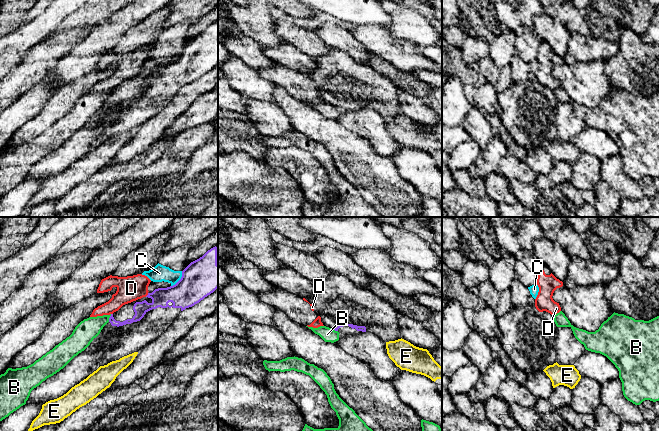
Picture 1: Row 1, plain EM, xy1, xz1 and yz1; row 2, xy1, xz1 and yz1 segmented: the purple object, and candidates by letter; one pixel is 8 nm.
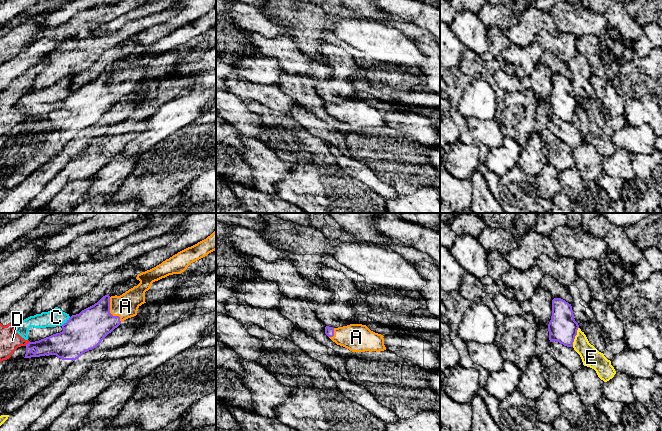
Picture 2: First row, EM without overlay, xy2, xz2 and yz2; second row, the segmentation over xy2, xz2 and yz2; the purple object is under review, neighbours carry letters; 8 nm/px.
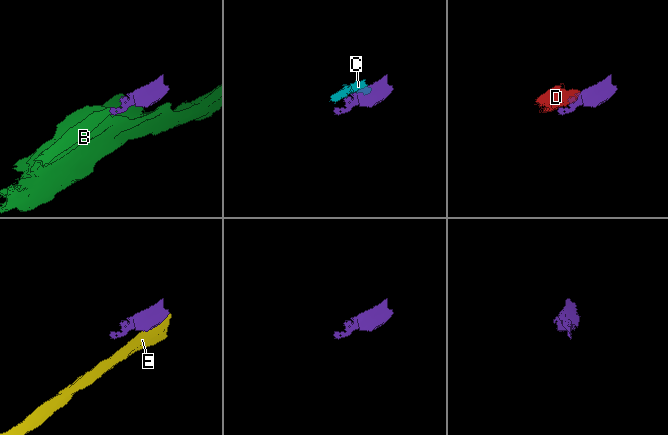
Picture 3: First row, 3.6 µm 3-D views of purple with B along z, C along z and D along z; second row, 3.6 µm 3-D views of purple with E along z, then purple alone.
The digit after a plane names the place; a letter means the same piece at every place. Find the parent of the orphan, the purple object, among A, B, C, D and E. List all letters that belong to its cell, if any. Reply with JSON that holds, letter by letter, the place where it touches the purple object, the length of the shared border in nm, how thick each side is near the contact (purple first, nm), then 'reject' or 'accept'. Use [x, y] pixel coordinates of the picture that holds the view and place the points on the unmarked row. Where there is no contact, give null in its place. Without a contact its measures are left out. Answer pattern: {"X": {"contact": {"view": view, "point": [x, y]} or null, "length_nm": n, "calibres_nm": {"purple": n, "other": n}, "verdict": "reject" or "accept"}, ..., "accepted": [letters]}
{"A": {"contact": {"view": "xy2", "point": [109, 87]}, "length_nm": 220, "calibres_nm": {"purple": 300, "other": 200}, "verdict": "accept"}, "B": {"contact": {"view": "xy1", "point": [109, 94]}, "length_nm": 70, "calibres_nm": {"purple": 90, "other": 170}, "verdict": "reject"}, "C": {"contact": {"view": "xy1", "point": [180, 55]}, "length_nm": 160, "calibres_nm": {"purple": 300, "other": 140}, "verdict": "reject"}, "D": {"contact": {"view": "xy2", "point": [28, 119]}, "length_nm": 50, "calibres_nm": {"purple": 190, "other": 160}, "verdict": "reject"}, "E": {"contact": {"view": "yz2", "point": [574, 113]}, "length_nm": 170, "calibres_nm": {"purple": 220, "other": 160}, "verdict": "reject"}, "accepted": ["A"]}

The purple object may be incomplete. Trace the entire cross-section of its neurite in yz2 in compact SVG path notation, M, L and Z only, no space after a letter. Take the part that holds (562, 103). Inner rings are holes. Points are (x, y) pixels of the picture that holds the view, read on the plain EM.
M554 74L552 92L548 100L550 118L556 117L564 122L573 123L578 104L571 80L561 74Z

